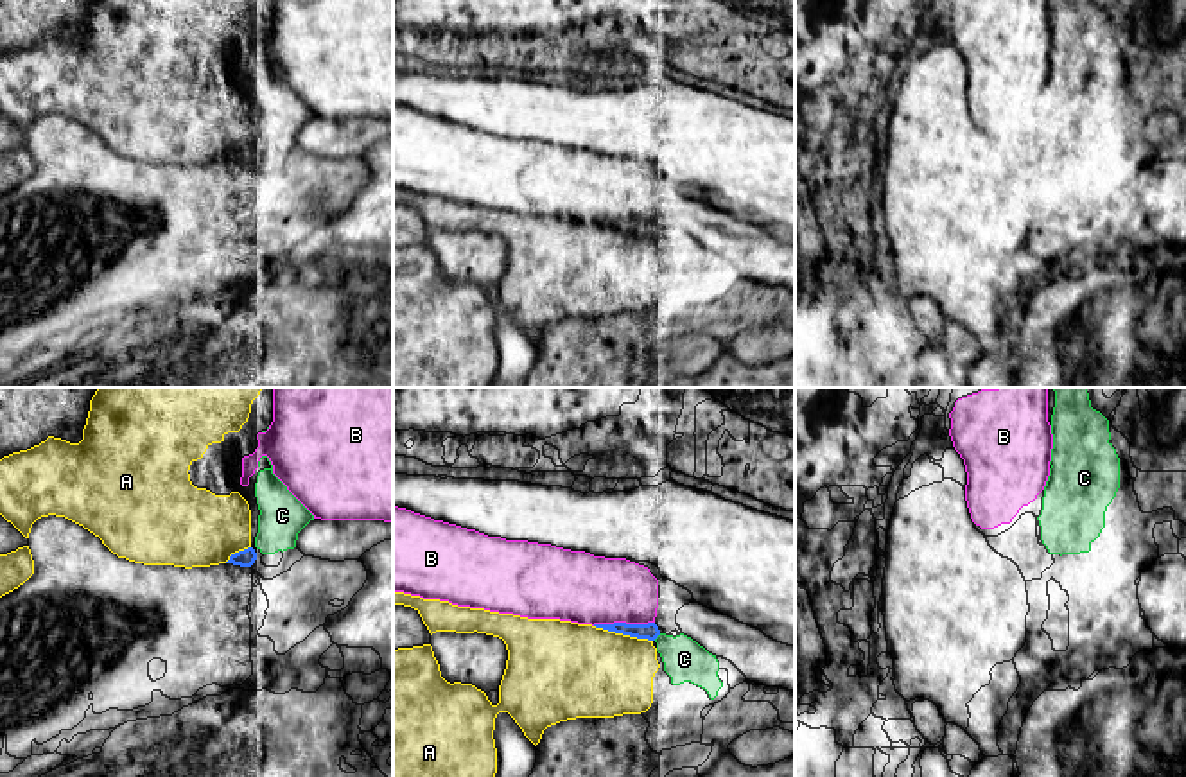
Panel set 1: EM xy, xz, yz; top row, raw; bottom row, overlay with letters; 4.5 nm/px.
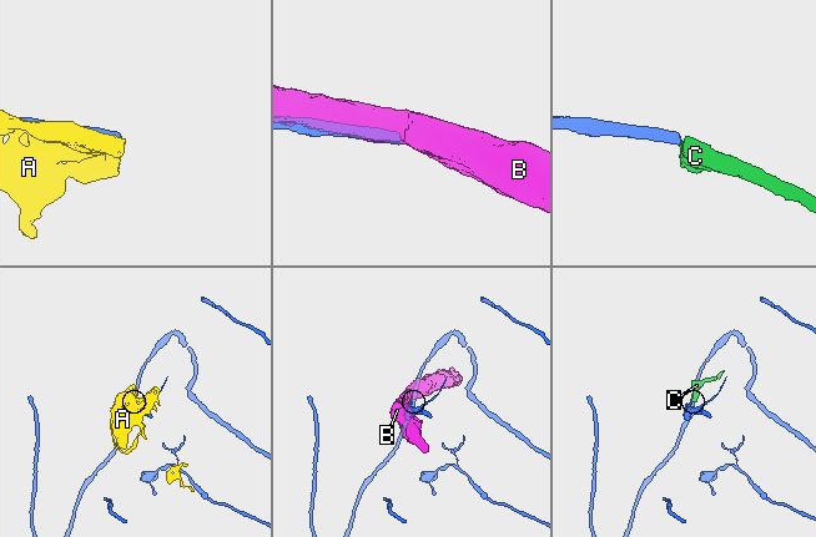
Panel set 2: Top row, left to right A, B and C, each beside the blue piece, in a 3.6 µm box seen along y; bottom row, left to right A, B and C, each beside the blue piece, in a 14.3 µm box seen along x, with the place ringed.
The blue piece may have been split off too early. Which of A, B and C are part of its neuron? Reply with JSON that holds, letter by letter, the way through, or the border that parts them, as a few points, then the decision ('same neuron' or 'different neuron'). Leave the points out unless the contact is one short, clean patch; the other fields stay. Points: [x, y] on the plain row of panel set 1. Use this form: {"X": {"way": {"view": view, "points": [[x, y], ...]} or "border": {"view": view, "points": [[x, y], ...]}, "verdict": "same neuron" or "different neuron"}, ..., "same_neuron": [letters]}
{"A": {"verdict": "different neuron"}, "B": {"verdict": "different neuron"}, "C": {"verdict": "different neuron"}, "same_neuron": []}

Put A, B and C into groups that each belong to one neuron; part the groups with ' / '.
A C / B

